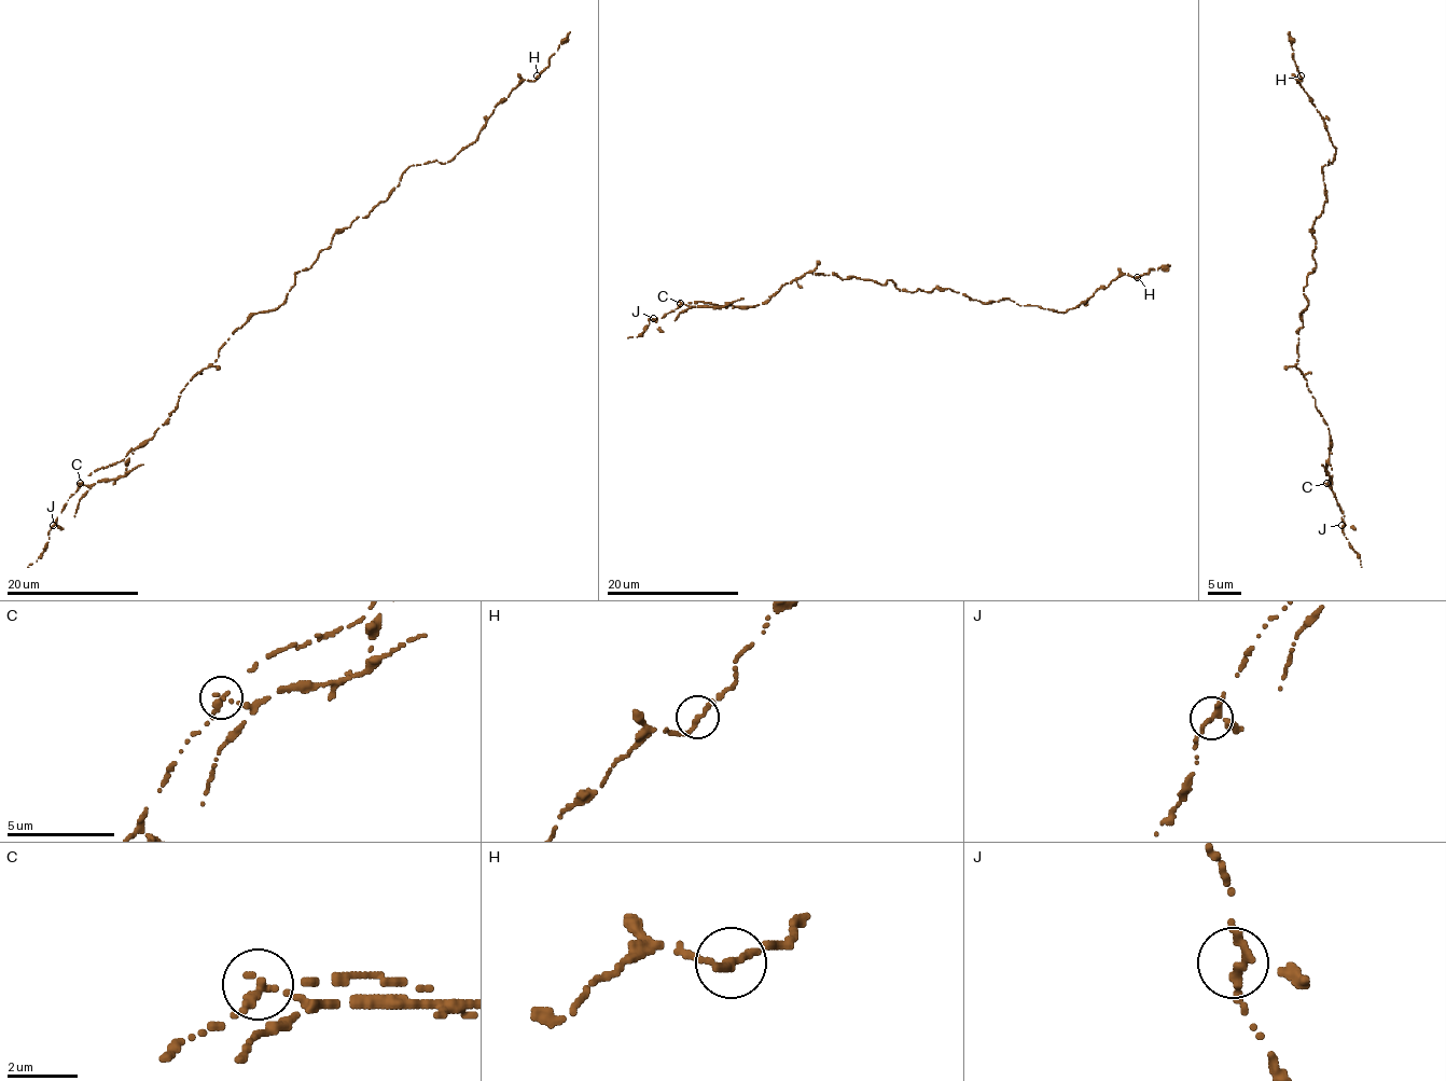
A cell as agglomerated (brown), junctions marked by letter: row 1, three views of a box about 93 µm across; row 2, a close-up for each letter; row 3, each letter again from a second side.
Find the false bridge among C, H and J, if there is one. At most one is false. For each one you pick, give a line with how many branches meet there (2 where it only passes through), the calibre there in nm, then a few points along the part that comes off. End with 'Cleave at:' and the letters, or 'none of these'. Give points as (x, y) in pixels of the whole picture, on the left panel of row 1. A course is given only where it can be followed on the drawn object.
C: 2 | 240 nm | (80, 484), (93, 485), (121, 477), (133, 453)
Cleave at: C

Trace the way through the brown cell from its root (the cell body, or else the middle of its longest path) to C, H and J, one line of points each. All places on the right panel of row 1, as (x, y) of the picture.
C: (1307, 299), (1297, 333), (1295, 368), (1307, 379), (1316, 407), (1329, 428), (1332, 469), (1330, 485), (1326, 484)
H: (1307, 299), (1304, 287), (1316, 269), (1312, 224), (1326, 202), (1322, 168), (1332, 163), (1335, 147), (1301, 75)
J: (1307, 299), (1295, 368), (1329, 428), (1326, 484), (1340, 507), (1342, 525)

